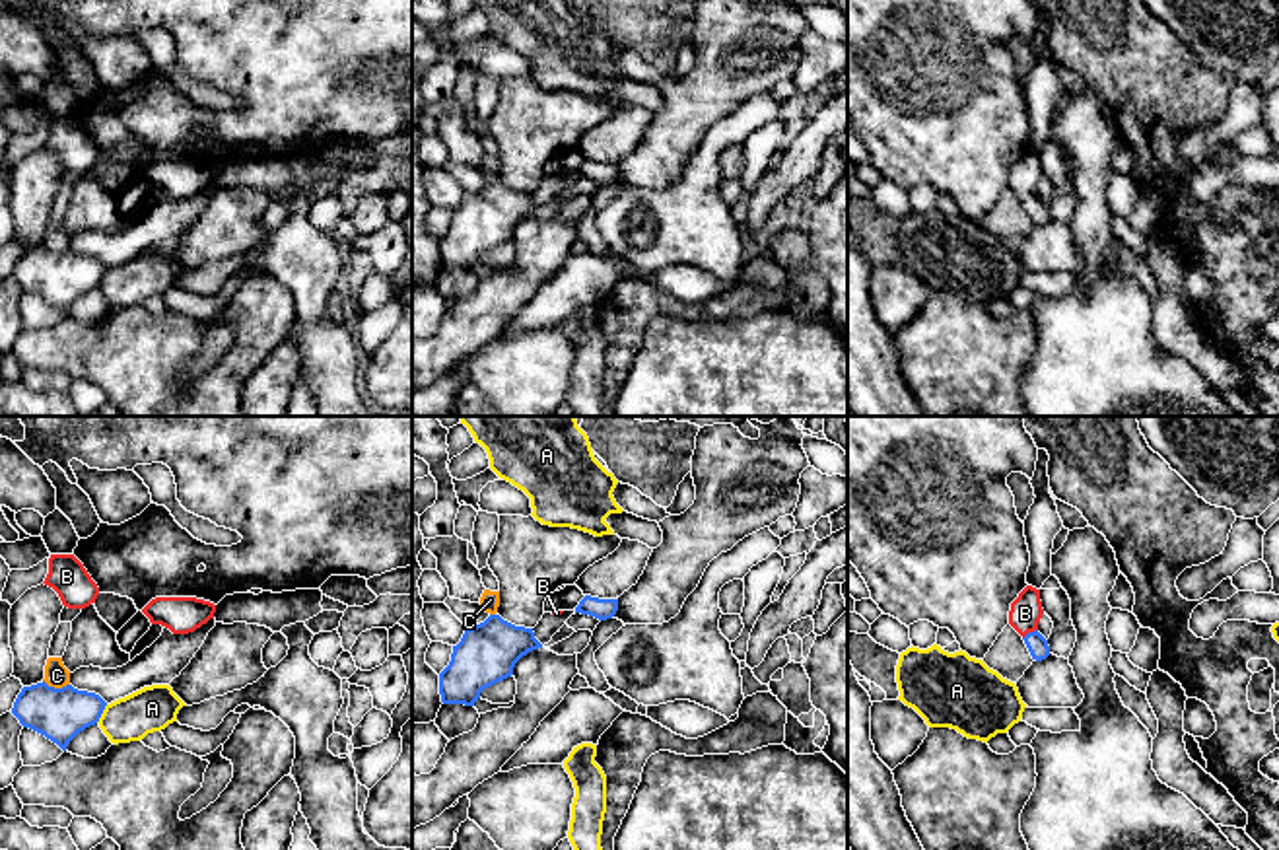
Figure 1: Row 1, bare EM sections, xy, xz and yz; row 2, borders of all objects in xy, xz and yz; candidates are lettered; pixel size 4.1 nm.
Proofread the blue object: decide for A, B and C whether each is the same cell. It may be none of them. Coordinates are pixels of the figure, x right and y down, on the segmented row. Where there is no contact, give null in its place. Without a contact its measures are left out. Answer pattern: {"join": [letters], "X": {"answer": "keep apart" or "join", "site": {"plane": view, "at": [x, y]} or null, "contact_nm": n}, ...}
{"join": ["B"], "A": {"answer": "keep apart", "site": {"plane": "xy", "at": [102, 712]}, "contact_nm": 90}, "B": {"answer": "join", "site": {"plane": "yz", "at": [1029, 633]}, "contact_nm": 80}, "C": {"answer": "keep apart", "site": {"plane": "xy", "at": [57, 689]}, "contact_nm": 110}}

